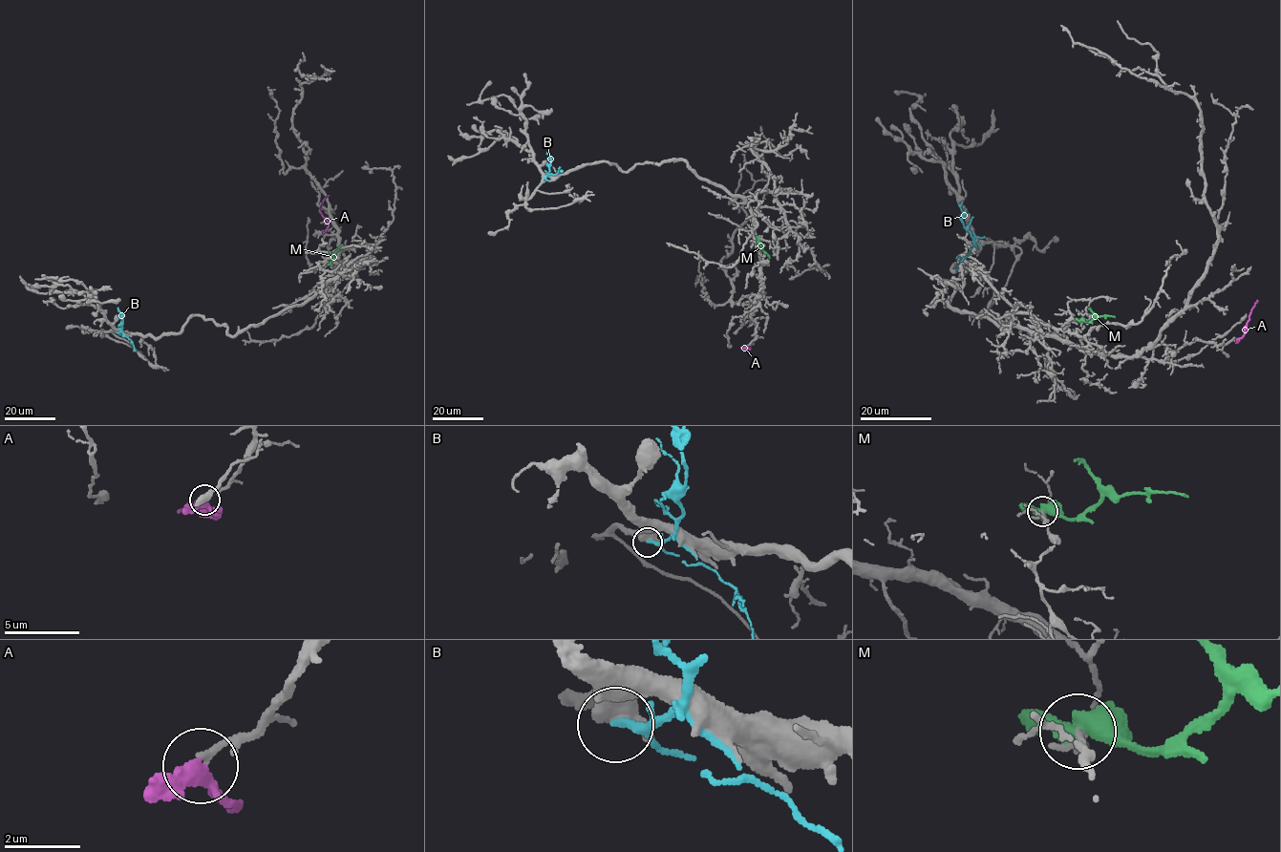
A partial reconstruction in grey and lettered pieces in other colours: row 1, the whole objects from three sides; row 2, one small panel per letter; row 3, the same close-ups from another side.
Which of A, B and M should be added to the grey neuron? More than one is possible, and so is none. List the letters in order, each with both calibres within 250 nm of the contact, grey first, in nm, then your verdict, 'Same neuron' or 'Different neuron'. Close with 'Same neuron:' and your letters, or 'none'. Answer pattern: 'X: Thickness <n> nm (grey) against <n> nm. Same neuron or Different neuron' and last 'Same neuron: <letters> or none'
A: Thickness 130 nm (grey) against 360 nm. Same neuron
B: Thickness 550 nm (grey) against 160 nm. Different neuron
M: Thickness 140 nm (grey) against 480 nm. Different neuron
Same neuron: A

